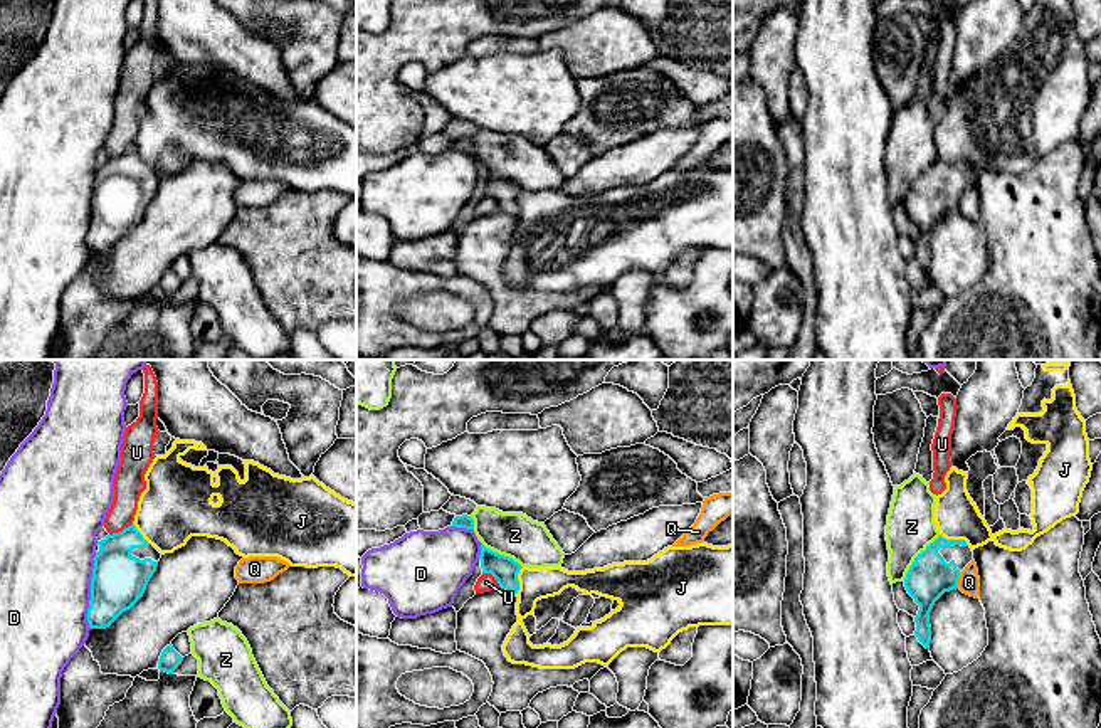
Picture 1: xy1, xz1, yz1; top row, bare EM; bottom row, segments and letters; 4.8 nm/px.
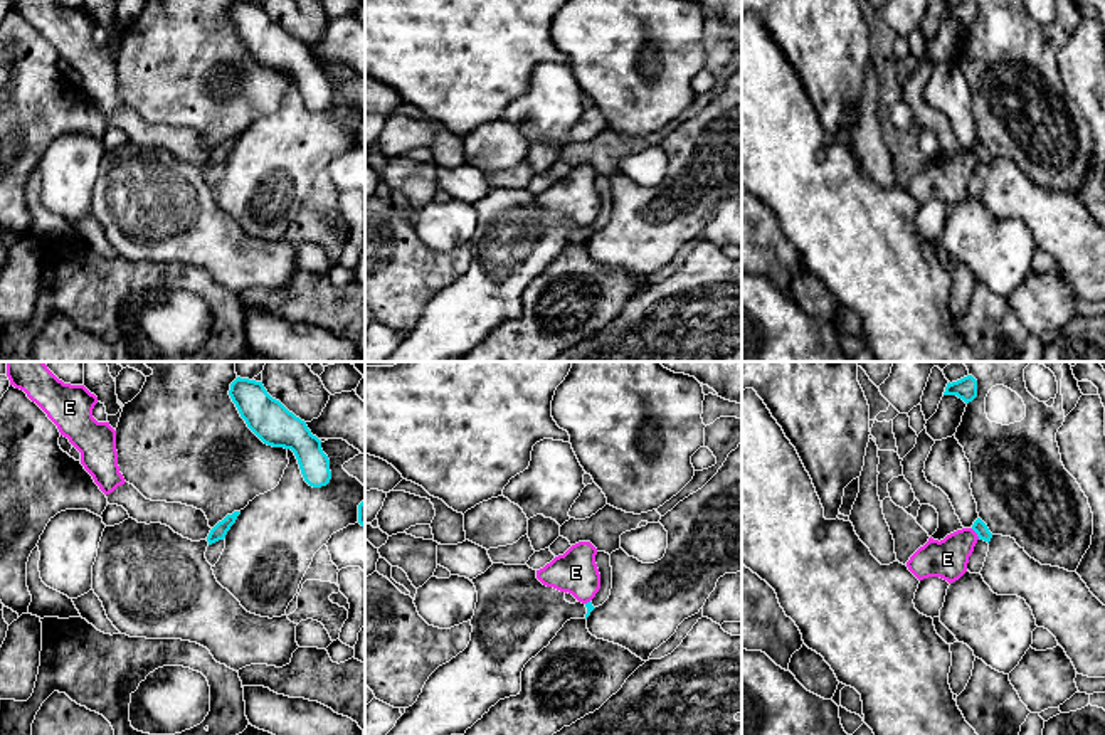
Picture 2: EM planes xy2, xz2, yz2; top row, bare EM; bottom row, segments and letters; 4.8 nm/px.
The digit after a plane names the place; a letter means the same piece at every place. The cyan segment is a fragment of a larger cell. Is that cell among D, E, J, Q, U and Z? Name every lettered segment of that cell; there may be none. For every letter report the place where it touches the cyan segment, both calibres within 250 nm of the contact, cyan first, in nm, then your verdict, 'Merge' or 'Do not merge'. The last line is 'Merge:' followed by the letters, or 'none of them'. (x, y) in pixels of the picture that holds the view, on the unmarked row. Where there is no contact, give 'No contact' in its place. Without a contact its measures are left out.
D: Touches cyan at xy1 (91, 214). Thickness 260 nm (cyan) against 440 nm. Do not merge
E: Touches cyan at yz2 (976, 155). Thickness 70 nm (cyan) against 190 nm. Do not merge
J: Touches cyan at yz1 (955, 163). Thickness 200 nm (cyan) against 220 nm. Do not merge
Q: Touches cyan at yz1 (957, 204). Thickness 200 nm (cyan) against 110 nm. Do not merge
U: Touches cyan at xy1 (120, 155). Thickness 260 nm (cyan) against 150 nm. Do not merge
Z: Touches cyan at yz1 (916, 180). Thickness 200 nm (cyan) against 220 nm. Do not merge
Merge: none of them

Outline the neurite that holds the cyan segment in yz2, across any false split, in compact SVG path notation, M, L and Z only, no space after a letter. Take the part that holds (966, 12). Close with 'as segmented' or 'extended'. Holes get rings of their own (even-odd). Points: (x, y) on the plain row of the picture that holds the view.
M964 0L957 5L949 5L944 19L957 19L969 27L977 20L977 3L974 0Z; as segmented

